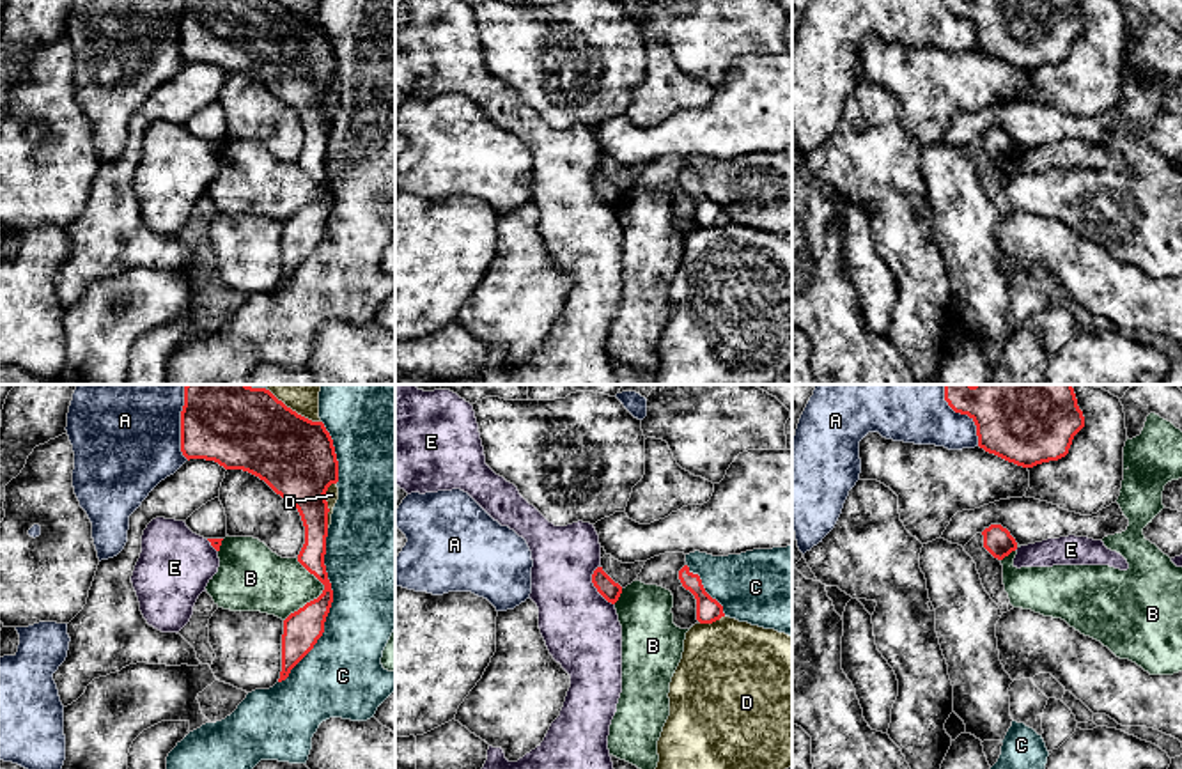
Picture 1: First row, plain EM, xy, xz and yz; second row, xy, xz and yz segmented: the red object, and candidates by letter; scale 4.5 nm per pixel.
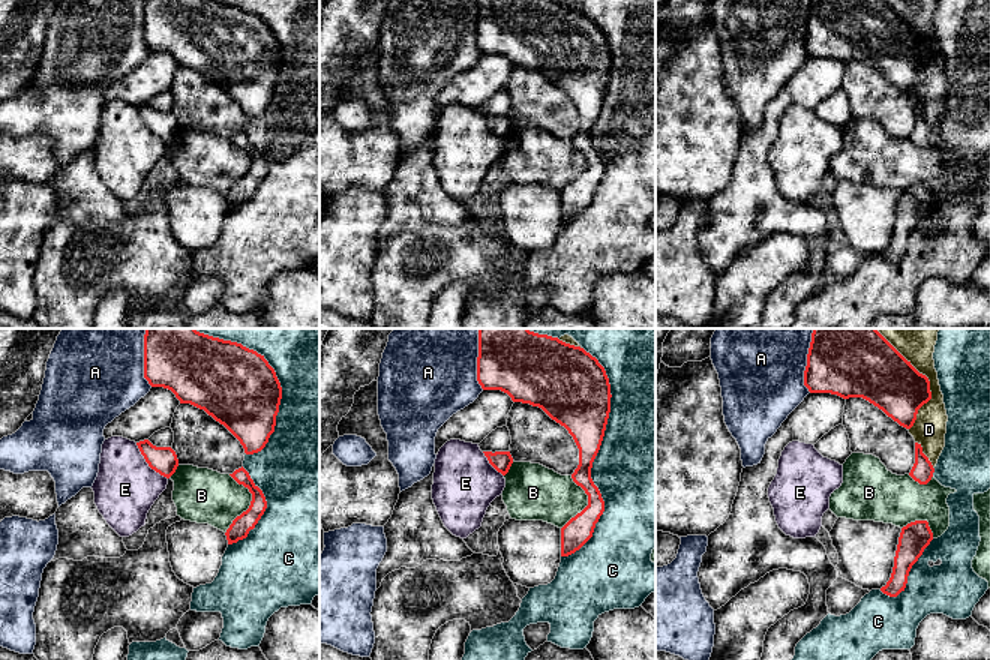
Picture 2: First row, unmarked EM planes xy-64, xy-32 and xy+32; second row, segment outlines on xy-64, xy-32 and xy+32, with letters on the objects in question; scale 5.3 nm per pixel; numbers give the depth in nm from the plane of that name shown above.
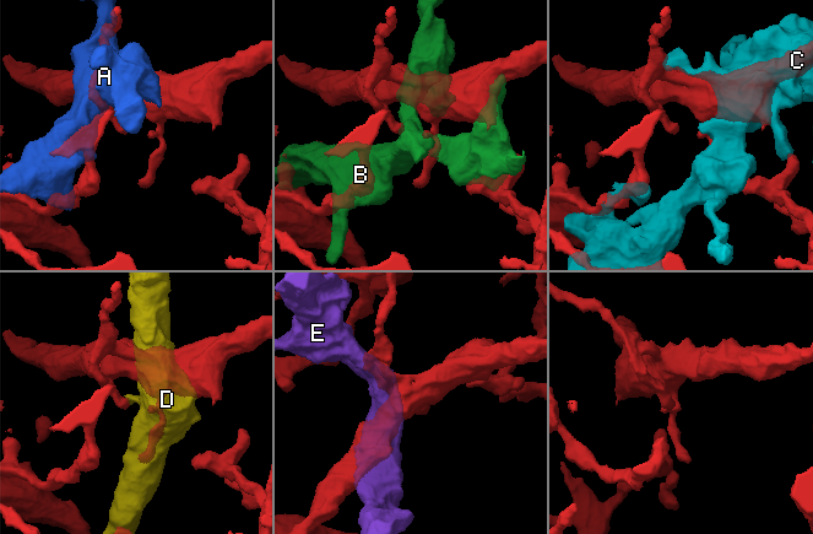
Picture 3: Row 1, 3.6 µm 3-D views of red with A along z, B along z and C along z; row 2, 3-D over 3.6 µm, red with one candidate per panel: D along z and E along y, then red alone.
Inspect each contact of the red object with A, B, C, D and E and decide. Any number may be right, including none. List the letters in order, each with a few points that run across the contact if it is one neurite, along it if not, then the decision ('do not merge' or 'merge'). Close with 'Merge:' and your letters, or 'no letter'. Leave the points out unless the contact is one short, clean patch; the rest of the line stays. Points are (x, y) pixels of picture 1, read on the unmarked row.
A: do not merge
B: do not merge
C: do not merge
D: do not merge
E: do not merge
Merge: no letter

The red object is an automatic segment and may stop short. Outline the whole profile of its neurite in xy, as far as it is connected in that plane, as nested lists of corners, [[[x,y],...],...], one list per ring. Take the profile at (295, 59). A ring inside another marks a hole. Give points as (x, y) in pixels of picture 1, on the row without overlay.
[[[184,0],[181,55],[188,64],[214,64],[259,80],[301,119],[305,147],[298,165],[324,193],[284,223],[282,285],[323,239],[333,206],[324,168],[324,97],[338,85],[333,43],[323,25],[298,18],[276,0]]]

